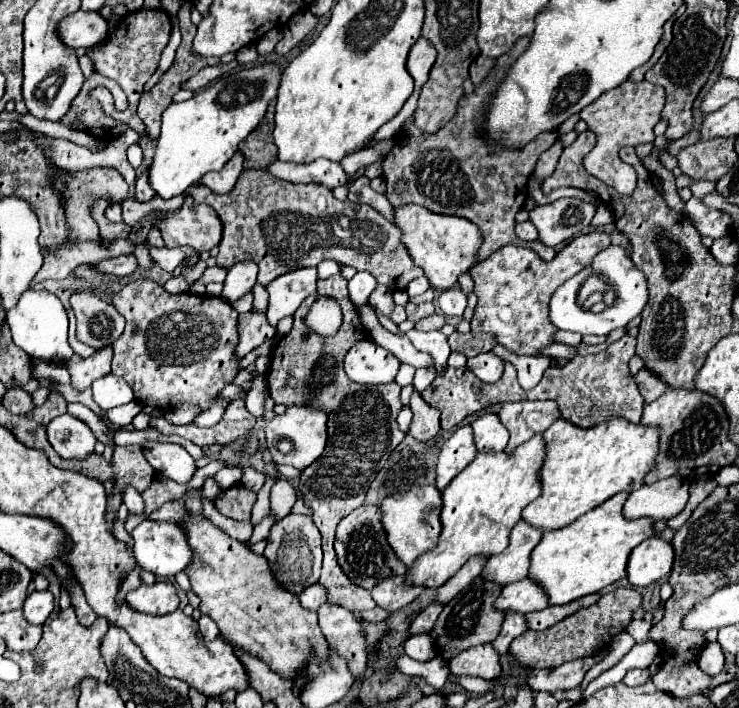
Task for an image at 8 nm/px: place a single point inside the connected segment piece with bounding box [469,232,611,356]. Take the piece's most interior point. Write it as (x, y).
(513, 286)

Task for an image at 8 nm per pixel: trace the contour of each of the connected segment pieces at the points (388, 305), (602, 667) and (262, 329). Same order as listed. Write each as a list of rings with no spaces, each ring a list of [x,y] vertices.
[[[379,286],[373,294],[371,294],[371,302],[385,314],[385,316],[389,316],[391,314],[391,310],[393,310],[393,298],[391,298],[391,290],[389,288],[383,288],[383,286]]]
[[[621,632],[621,634],[617,634],[617,638],[613,638],[613,642],[611,642],[611,652],[609,652],[609,656],[607,658],[603,658],[597,666],[593,666],[589,672],[587,672],[587,676],[585,676],[585,680],[583,680],[583,684],[581,684],[581,688],[585,688],[593,678],[597,678],[601,672],[605,672],[605,670],[609,670],[611,666],[615,666],[631,648],[635,646],[635,640],[633,640],[633,636],[629,634],[629,632]]]
[[[247,312],[241,316],[239,326],[239,344],[235,348],[235,358],[243,358],[263,342],[275,338],[275,328],[269,326],[265,314]]]

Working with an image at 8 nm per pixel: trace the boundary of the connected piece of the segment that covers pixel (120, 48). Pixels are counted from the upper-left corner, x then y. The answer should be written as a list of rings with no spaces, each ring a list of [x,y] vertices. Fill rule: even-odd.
[[[141,8],[121,18],[115,30],[109,30],[109,36],[103,40],[101,46],[93,46],[91,50],[85,52],[93,62],[93,70],[105,78],[117,80],[117,84],[123,88],[129,100],[129,108],[125,112],[115,110],[115,106],[105,106],[105,112],[113,116],[115,120],[125,122],[129,128],[133,128],[139,134],[145,134],[145,124],[137,116],[137,104],[143,94],[145,82],[151,78],[151,74],[159,66],[159,58],[163,48],[169,42],[169,36],[171,36],[171,16],[163,8],[151,8],[151,10]]]

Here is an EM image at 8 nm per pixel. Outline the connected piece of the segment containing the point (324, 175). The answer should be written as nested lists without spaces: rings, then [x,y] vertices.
[[[315,160],[311,164],[293,164],[293,162],[273,162],[273,166],[269,166],[269,172],[277,178],[283,178],[287,182],[315,182],[315,184],[323,184],[329,190],[347,184],[345,172],[341,170],[341,166],[337,162],[329,162],[329,160]]]

